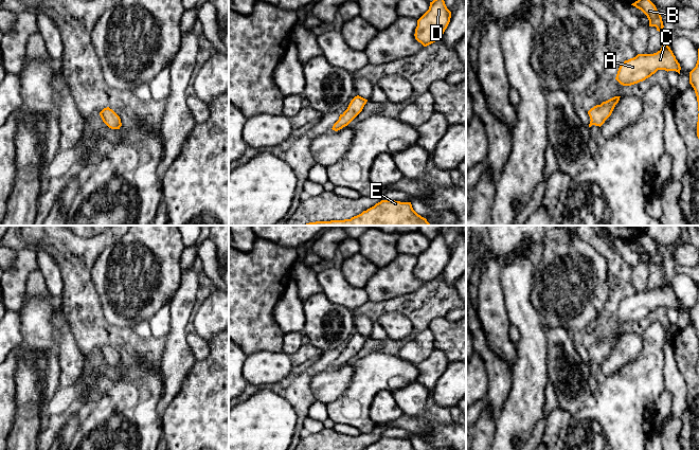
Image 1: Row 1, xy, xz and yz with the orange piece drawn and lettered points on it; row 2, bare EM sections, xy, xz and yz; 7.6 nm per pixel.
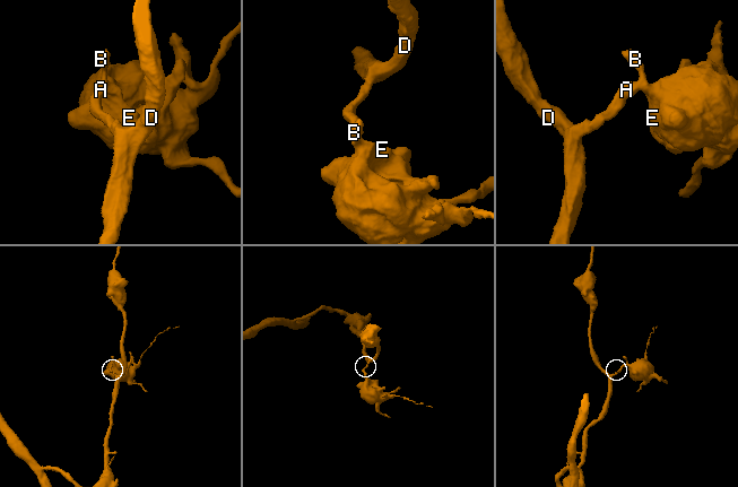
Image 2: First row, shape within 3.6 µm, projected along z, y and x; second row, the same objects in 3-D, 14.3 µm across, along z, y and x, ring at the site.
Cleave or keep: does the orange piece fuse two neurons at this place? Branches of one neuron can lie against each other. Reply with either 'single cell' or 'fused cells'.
single cell

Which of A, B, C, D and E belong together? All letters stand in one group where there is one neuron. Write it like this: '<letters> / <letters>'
A B C D E

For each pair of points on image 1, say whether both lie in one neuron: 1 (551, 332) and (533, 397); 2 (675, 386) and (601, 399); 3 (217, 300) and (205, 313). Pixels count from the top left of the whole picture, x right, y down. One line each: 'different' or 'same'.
1: different
2: different
3: same

